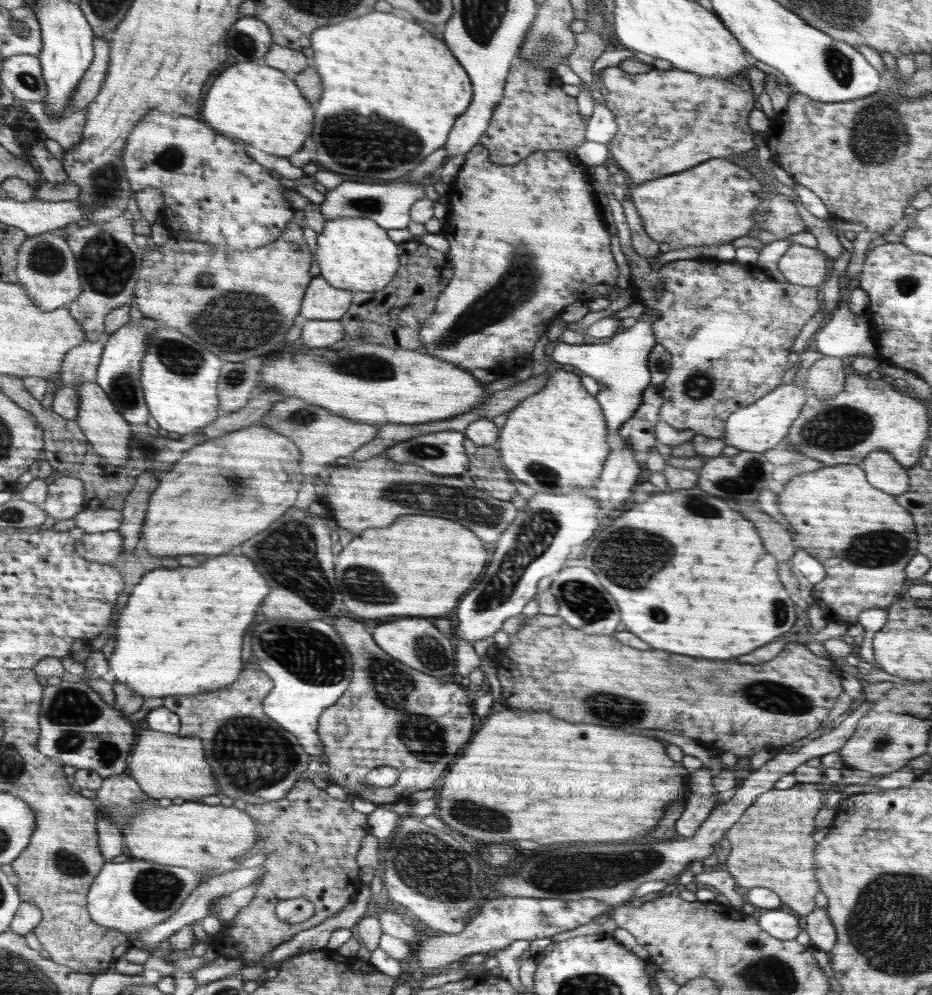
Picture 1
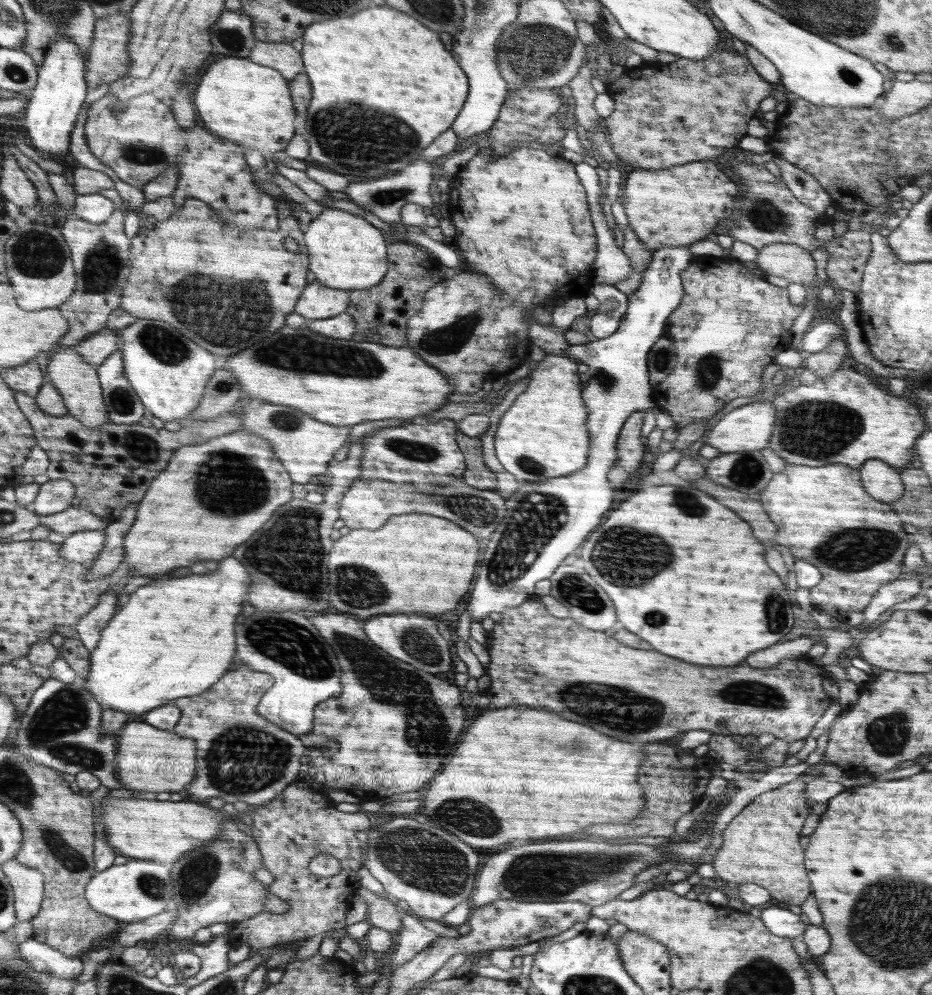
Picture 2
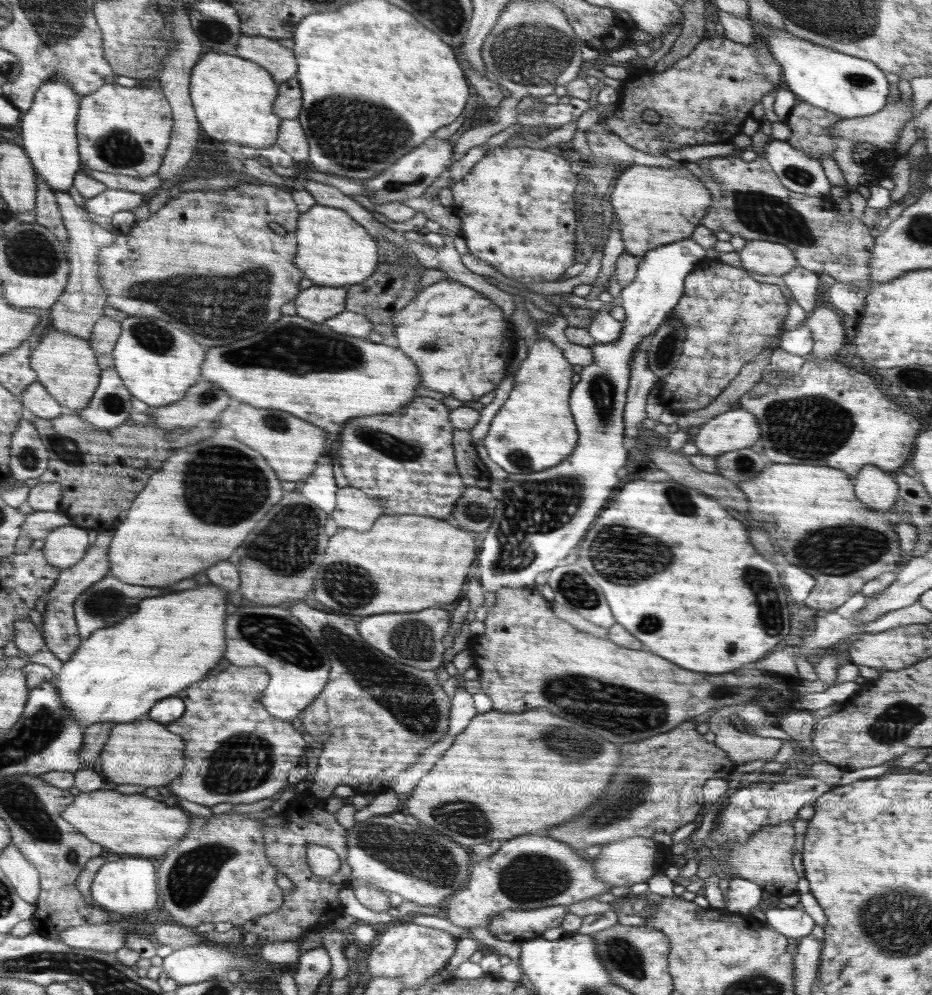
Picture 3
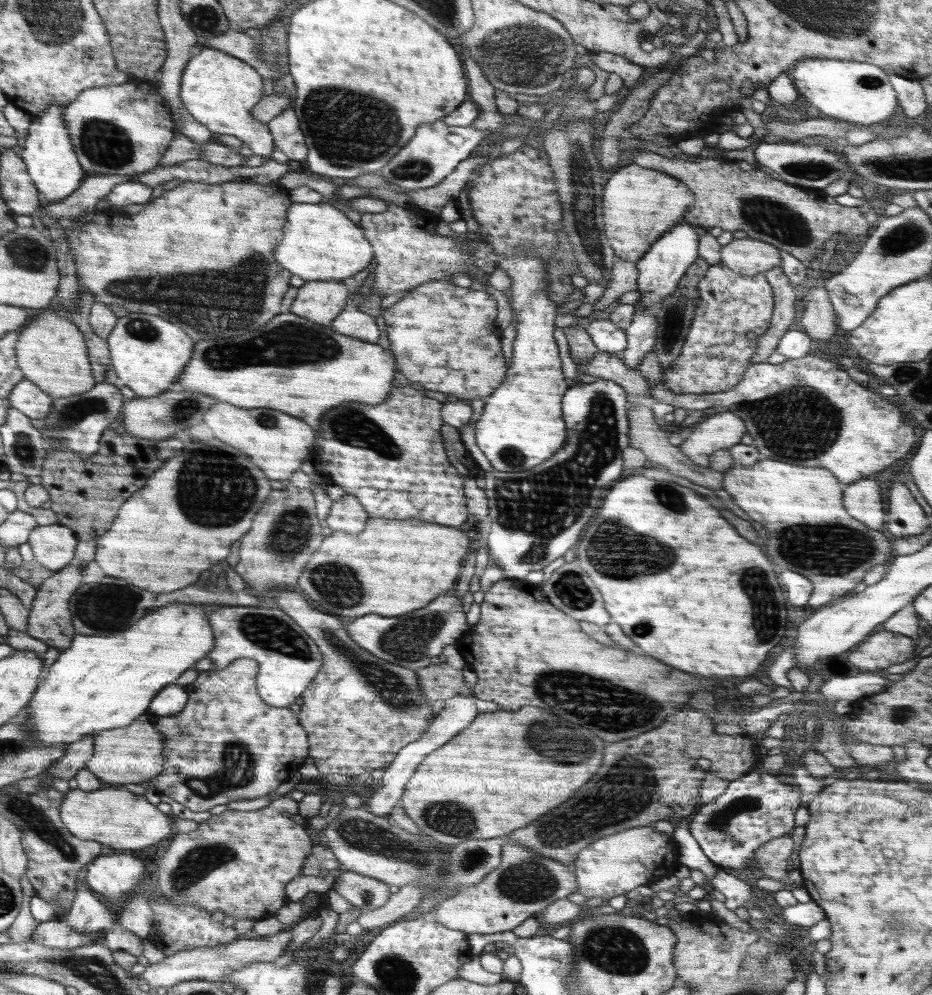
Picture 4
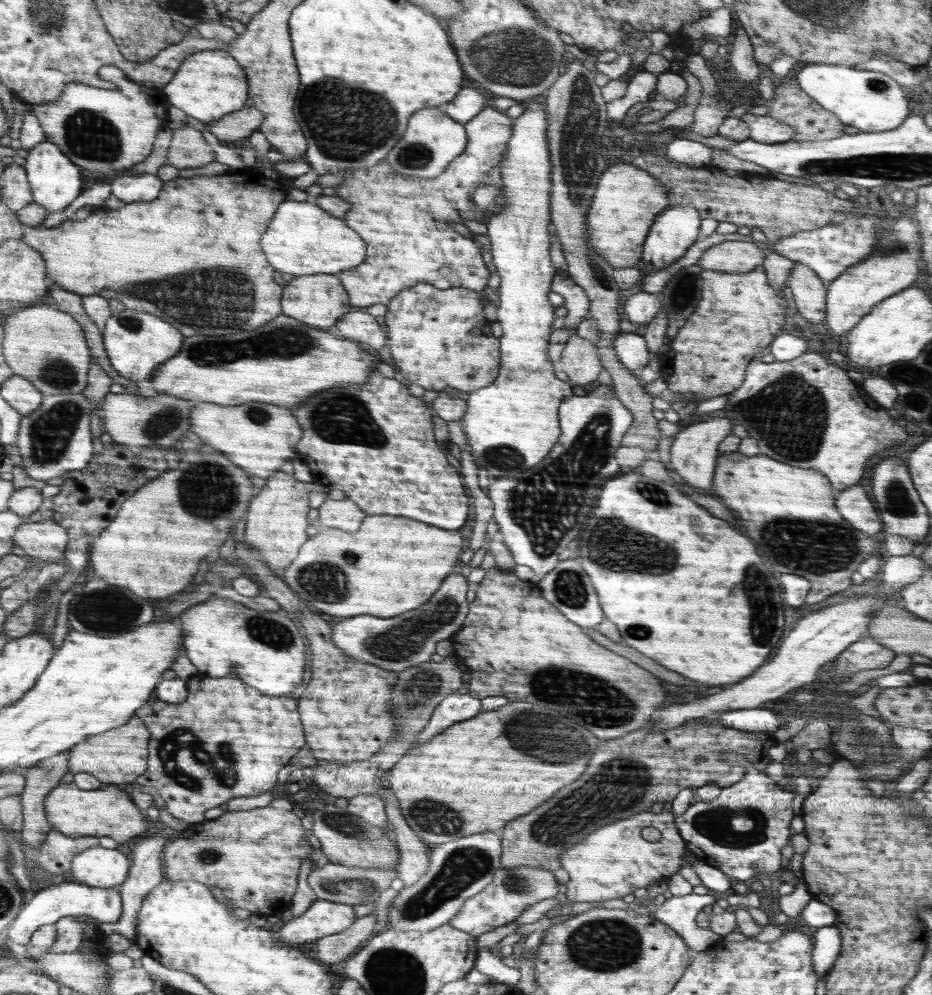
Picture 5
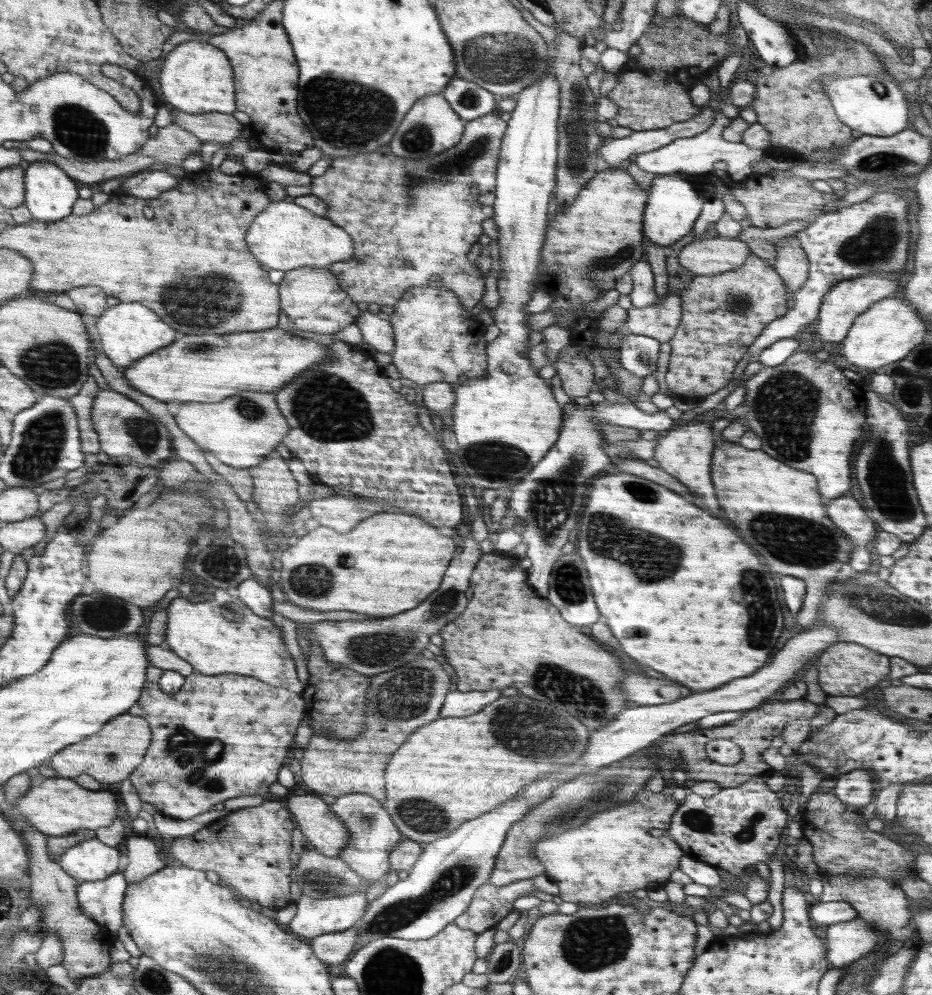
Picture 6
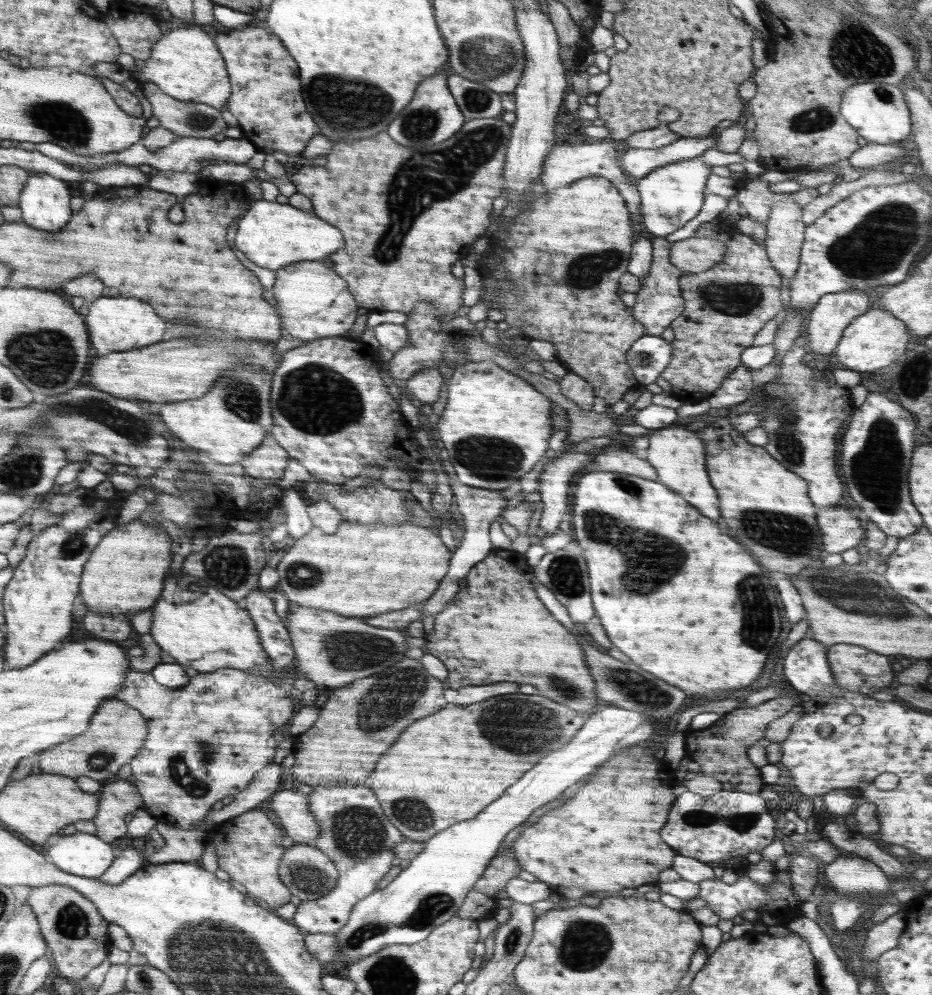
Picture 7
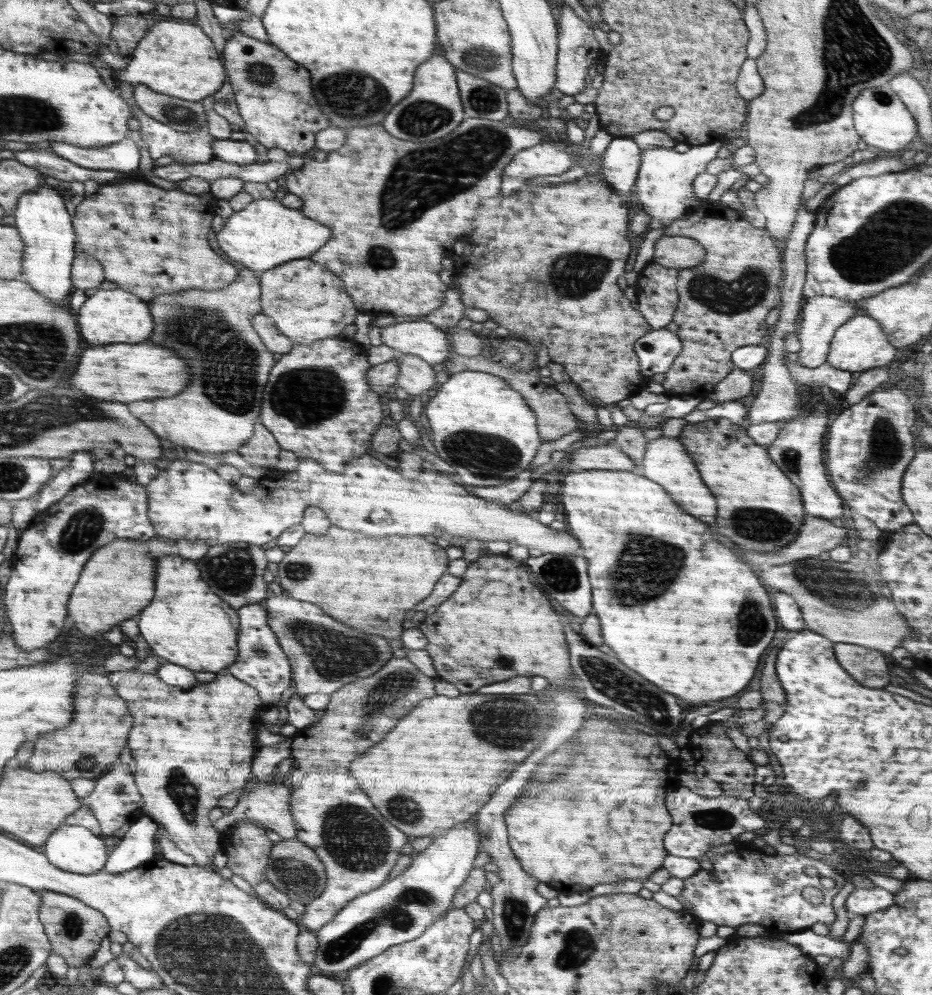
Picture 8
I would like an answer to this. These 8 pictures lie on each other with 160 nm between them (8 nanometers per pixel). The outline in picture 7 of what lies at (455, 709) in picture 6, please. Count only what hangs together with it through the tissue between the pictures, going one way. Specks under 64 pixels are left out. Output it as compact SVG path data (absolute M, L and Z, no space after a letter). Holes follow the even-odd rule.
M498 682L494 684L467 686L458 690L444 689L444 698L447 703L464 706L482 702L488 698L516 693L519 685L515 682Z

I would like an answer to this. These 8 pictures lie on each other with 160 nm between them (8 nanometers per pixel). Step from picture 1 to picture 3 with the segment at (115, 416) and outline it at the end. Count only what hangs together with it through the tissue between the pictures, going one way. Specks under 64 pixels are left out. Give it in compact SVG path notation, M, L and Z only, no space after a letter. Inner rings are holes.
M51 328L46 337L31 351L30 368L36 374L36 380L42 383L56 402L62 404L66 412L76 413L90 405L99 387L102 371L96 360L94 348L87 339L72 336Z

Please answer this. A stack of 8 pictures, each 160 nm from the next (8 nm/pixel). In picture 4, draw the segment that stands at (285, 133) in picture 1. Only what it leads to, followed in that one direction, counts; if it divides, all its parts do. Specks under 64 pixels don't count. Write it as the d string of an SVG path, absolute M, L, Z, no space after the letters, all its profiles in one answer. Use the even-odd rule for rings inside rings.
M212 47L201 49L196 56L193 56L183 70L180 87L180 98L187 111L196 119L196 122L203 124L213 134L230 134L242 140L254 152L254 156L270 158L275 144L272 133L267 123L260 122L253 117L252 110L259 104L266 94L263 91L267 82L260 76L259 71L248 63L242 62L235 55L226 54L222 50Z

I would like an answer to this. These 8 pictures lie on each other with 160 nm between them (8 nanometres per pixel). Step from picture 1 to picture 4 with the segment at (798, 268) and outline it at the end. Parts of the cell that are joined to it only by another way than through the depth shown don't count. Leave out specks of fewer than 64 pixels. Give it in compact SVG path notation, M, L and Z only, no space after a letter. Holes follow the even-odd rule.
M734 239L720 249L721 262L741 275L755 275L781 266L780 249L761 240Z

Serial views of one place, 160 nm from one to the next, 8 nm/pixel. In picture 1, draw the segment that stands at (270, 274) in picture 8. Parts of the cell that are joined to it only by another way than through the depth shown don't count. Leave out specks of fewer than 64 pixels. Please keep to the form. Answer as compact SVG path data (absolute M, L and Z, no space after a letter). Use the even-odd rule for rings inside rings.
M319 274L309 282L300 315L308 320L339 320L350 308L352 296L353 291L336 288Z

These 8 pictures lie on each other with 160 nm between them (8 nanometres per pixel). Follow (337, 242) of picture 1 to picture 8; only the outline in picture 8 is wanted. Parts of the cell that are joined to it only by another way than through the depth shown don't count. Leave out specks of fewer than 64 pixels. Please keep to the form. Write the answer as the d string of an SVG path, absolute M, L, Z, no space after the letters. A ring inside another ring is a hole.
M277 199L253 200L244 209L234 211L217 234L217 245L233 261L248 269L264 272L285 262L309 257L327 244L332 230L306 218L299 209L284 206Z

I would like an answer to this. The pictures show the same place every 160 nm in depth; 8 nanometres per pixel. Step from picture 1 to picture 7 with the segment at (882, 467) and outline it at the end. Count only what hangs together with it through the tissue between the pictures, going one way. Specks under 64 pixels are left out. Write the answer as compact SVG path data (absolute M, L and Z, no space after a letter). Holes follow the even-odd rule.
M849 508L819 509L817 522L819 524L822 544L828 554L840 554L844 550L850 550L865 540L865 532L862 529L864 518L854 516Z

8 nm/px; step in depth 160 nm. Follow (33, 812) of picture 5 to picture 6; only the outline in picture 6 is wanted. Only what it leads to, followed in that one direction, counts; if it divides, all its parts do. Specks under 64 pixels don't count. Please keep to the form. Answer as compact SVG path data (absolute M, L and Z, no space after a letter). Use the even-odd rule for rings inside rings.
M24 819L17 820L24 842L28 843L28 850L32 851L32 861L29 862L31 884L29 897L30 903L38 904L42 912L42 928L45 932L54 931L60 935L63 942L64 956L62 965L67 972L76 972L82 978L93 977L106 971L110 964L114 936L102 930L94 918L84 915L80 911L78 890L80 882L66 874L47 850L47 835L35 826L28 824Z

